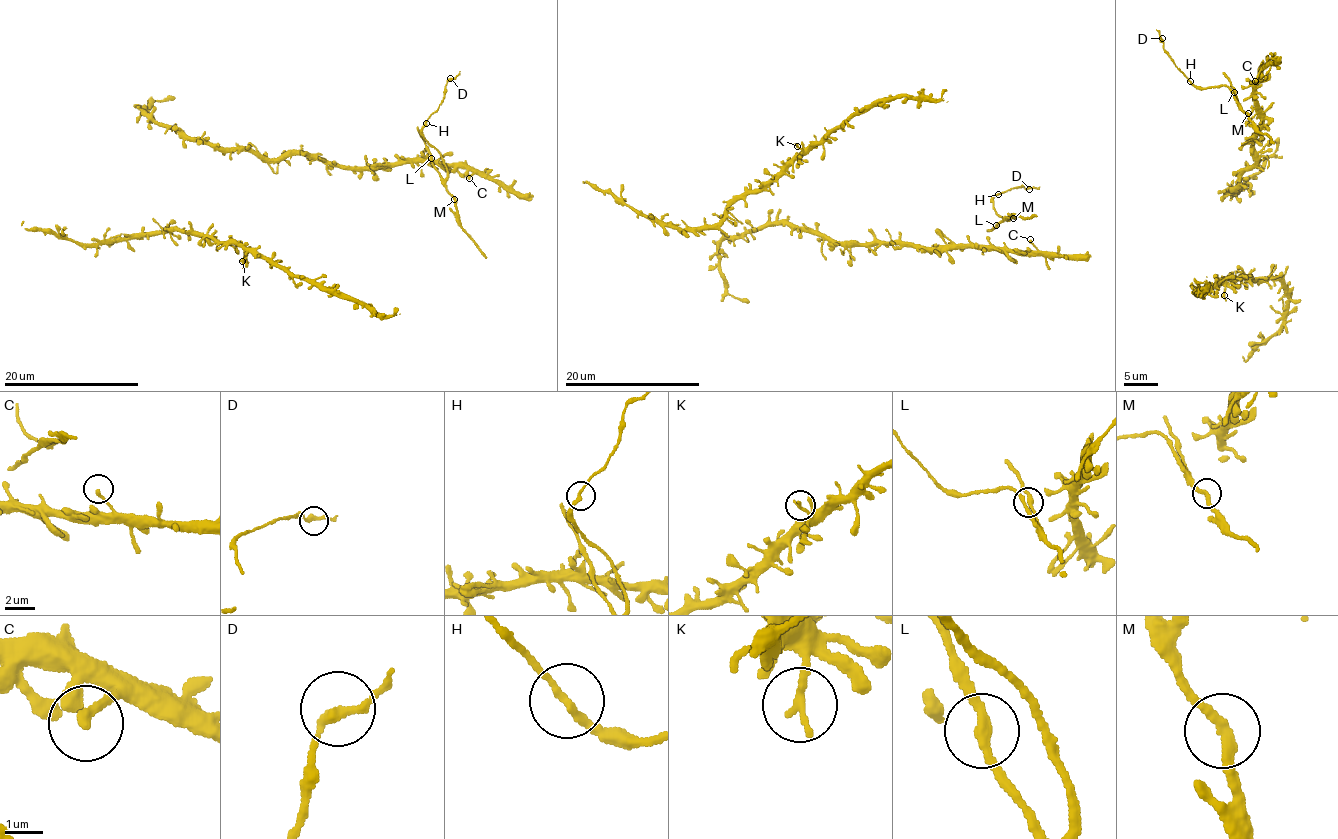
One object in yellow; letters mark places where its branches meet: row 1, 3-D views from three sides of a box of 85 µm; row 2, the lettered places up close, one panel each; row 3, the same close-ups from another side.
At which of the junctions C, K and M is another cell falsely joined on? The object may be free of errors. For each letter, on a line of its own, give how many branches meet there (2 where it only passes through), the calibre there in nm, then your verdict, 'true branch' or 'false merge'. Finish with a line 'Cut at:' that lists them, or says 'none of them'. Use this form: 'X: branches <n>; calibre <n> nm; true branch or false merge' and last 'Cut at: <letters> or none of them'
C: branches 1; calibre 240 nm; true branch
K: branches 1; calibre 260 nm; true branch
M: branches 2; calibre 240 nm; true branch
Cut at: none of them

